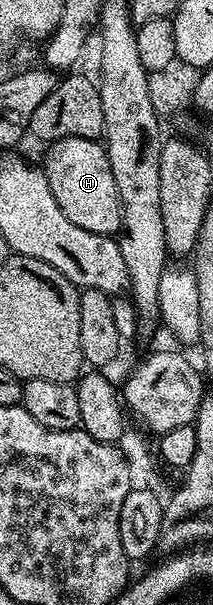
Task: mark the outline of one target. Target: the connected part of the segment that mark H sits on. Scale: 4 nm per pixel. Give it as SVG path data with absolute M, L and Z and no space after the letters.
M69 137L49 142L47 149L50 150L46 153L44 172L48 179L48 187L52 187L52 195L56 195L56 203L60 203L60 211L64 211L64 215L68 215L68 219L72 219L72 223L76 223L76 227L84 231L117 234L122 228L122 211L118 204L116 179L112 179L112 167L108 163L105 148L92 139Z

